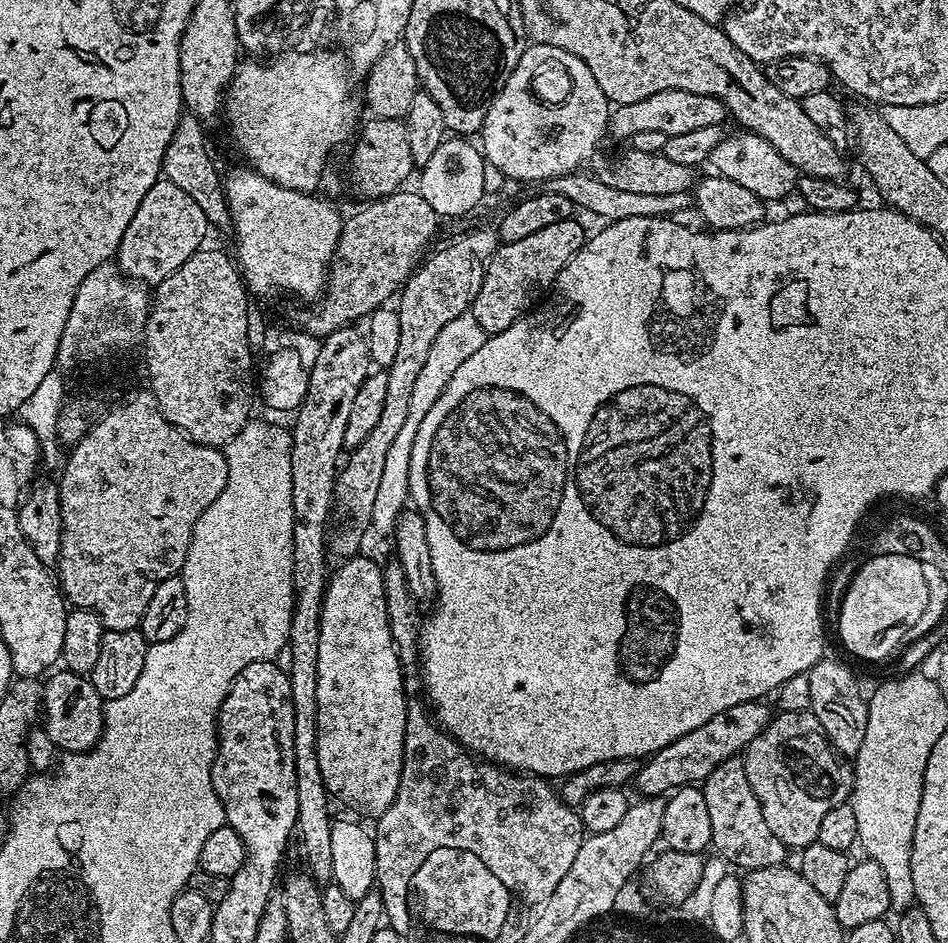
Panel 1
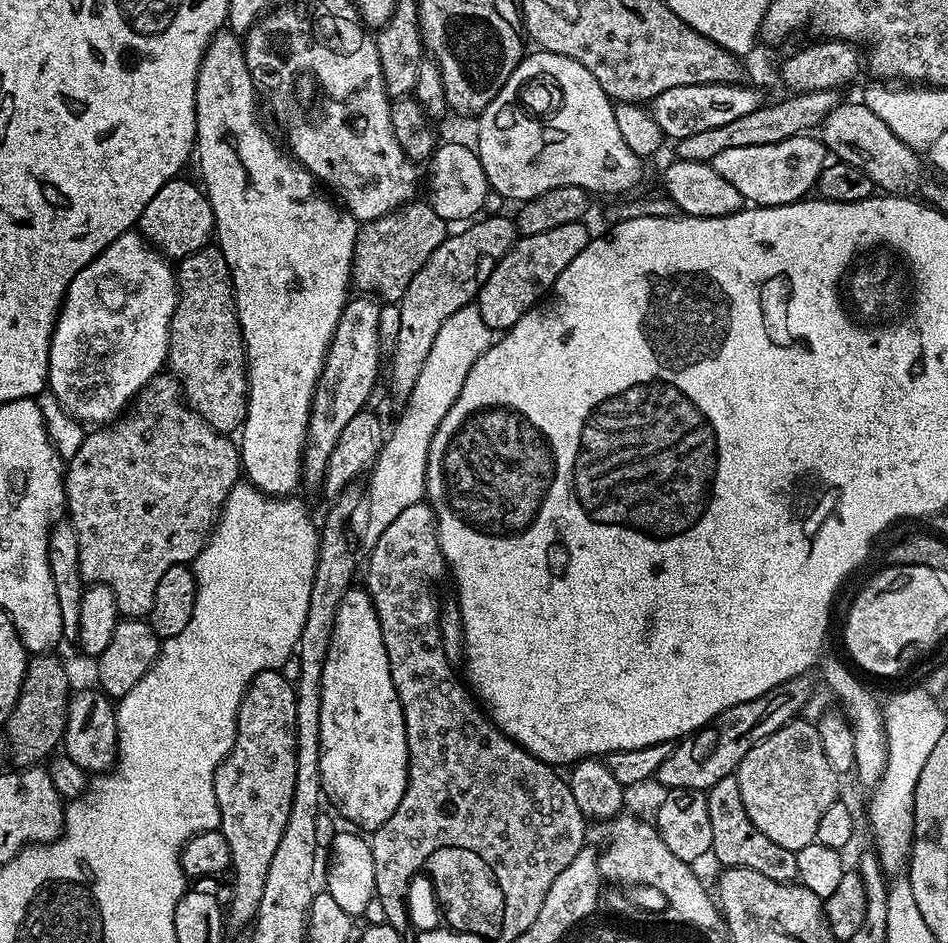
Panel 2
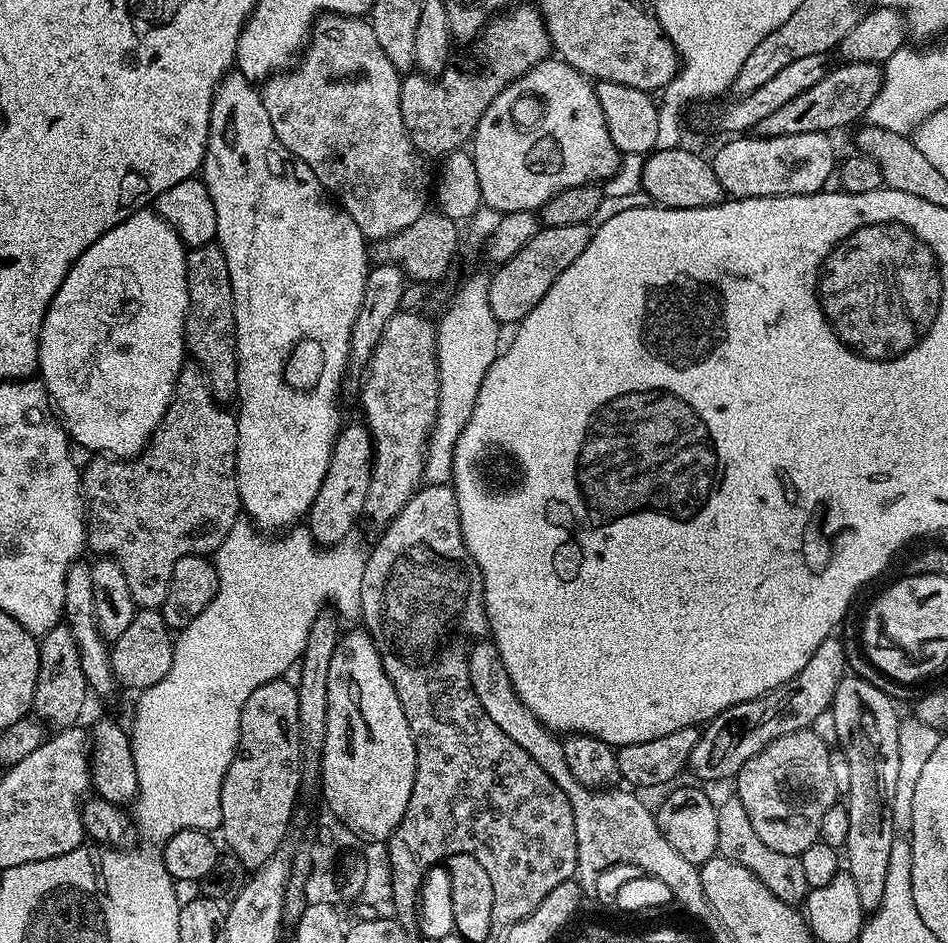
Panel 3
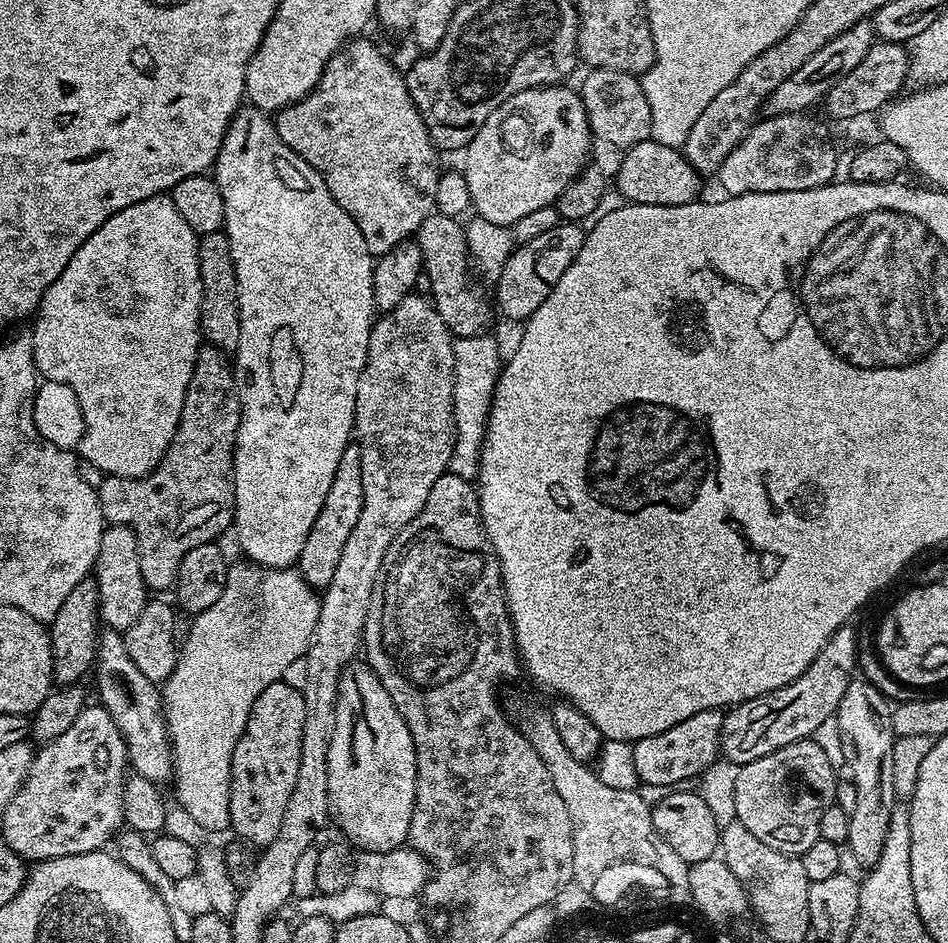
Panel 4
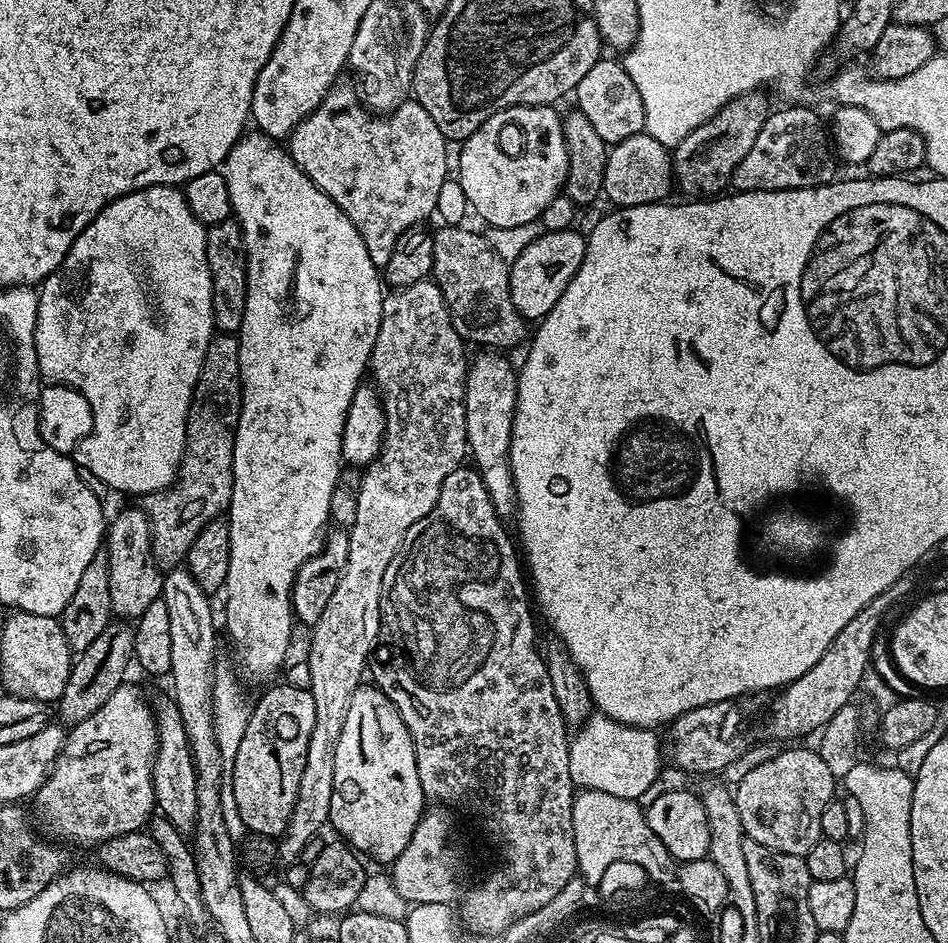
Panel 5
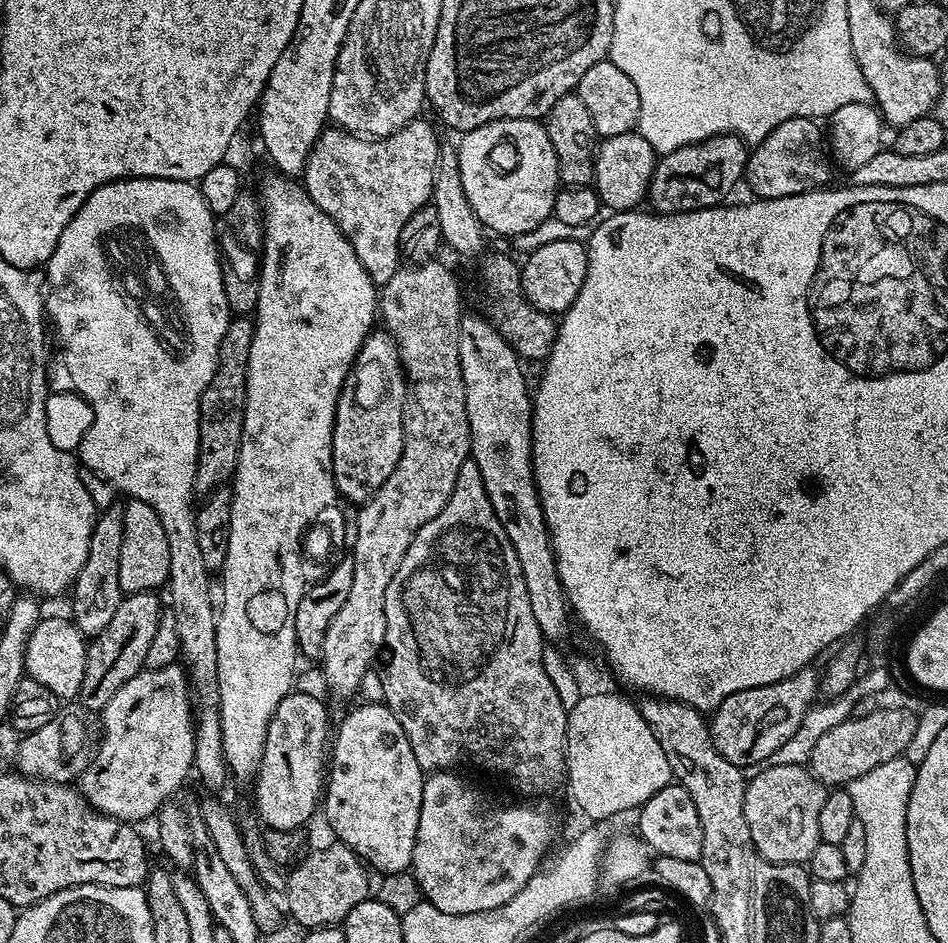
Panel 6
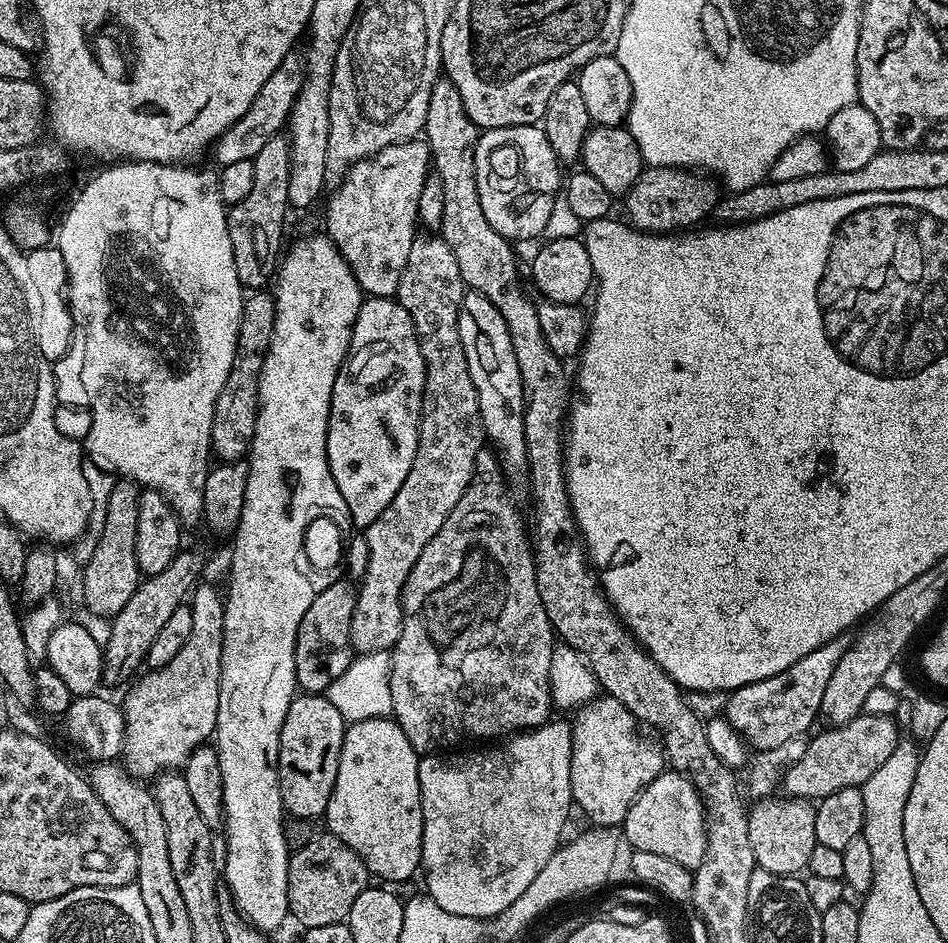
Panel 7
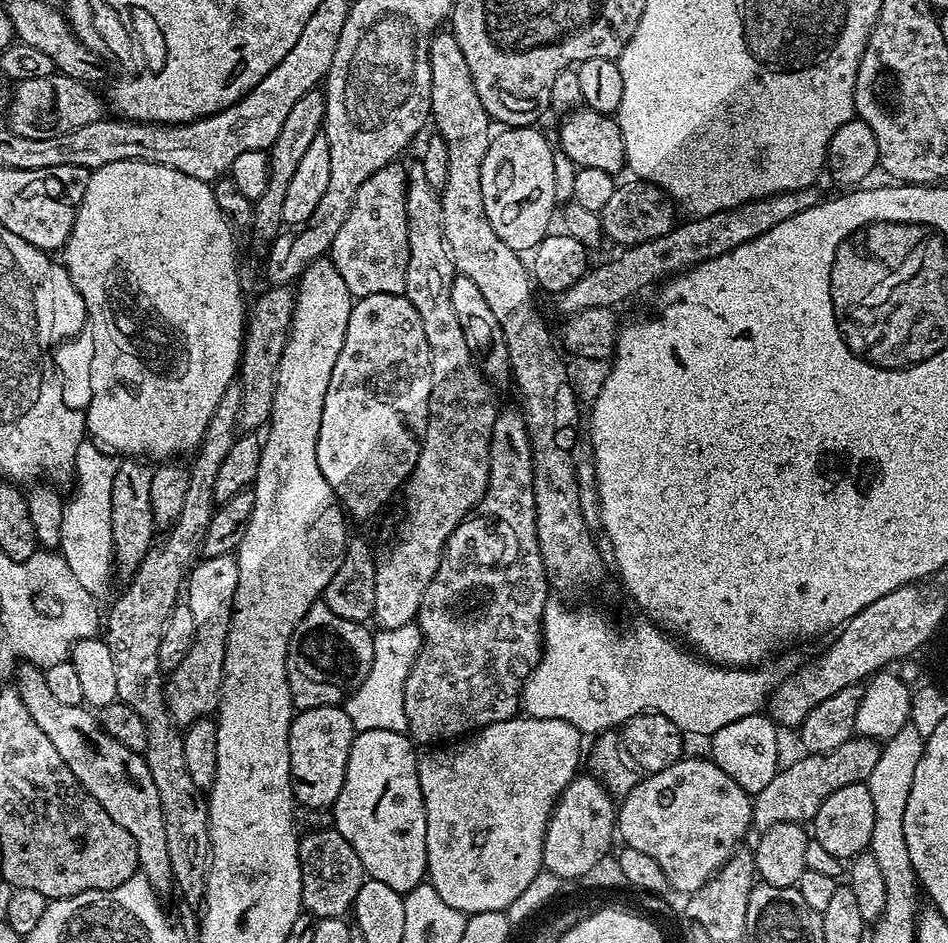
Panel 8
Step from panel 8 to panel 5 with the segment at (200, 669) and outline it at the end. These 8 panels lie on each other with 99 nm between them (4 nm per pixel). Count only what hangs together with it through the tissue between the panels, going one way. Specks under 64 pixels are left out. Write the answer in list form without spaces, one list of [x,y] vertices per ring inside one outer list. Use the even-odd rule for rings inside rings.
[[[123,682],[94,714],[85,721],[71,725],[64,741],[64,749],[60,751],[51,772],[34,797],[34,820],[39,831],[45,837],[65,845],[93,846],[99,846],[115,836],[141,831],[149,823],[153,815],[151,812],[156,808],[156,794],[152,785],[152,760],[156,757],[156,741],[156,714],[151,703],[147,699],[144,701],[143,694],[134,685]]]

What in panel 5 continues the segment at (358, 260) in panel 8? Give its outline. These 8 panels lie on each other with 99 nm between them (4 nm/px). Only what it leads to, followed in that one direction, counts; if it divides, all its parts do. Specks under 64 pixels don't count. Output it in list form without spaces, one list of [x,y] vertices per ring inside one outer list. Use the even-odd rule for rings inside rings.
[[[343,82],[332,85],[332,89],[326,94],[326,98],[322,98],[322,102],[318,107],[292,131],[291,136],[287,137],[286,147],[292,153],[296,165],[311,178],[314,186],[322,189],[340,207],[342,214],[346,214],[346,218],[350,218],[354,222],[358,234],[362,234],[362,242],[366,242],[366,250],[370,250],[370,262],[374,262],[377,270],[383,270],[386,262],[390,262],[390,254],[394,250],[398,238],[406,229],[423,225],[425,223],[424,219],[428,215],[431,217],[435,213],[438,190],[442,190],[442,182],[449,179],[450,176],[450,172],[448,172],[449,141],[445,140],[442,130],[438,130],[438,126],[434,126],[434,118],[430,118],[430,114],[426,114],[426,110],[422,110],[422,106],[416,103],[415,99],[409,98],[405,100],[404,104],[398,106],[395,112],[373,114],[364,107],[359,91],[353,85],[351,88],[350,85],[343,84]]]

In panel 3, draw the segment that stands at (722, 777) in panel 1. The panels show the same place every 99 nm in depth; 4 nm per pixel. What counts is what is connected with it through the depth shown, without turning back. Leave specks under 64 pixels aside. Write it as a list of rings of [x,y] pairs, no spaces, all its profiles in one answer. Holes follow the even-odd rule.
[[[730,799],[717,807],[716,813],[718,814],[719,855],[746,866],[746,870],[750,870],[750,874],[754,874],[758,878],[758,882],[762,882],[762,886],[766,886],[766,890],[770,890],[770,894],[774,894],[774,898],[778,898],[789,906],[799,905],[810,891],[802,871],[800,857],[778,854],[774,850],[770,850],[770,846],[766,846],[766,842],[762,842],[762,838],[758,838],[758,834],[754,834],[754,826],[750,826],[746,806],[742,806],[740,800]]]

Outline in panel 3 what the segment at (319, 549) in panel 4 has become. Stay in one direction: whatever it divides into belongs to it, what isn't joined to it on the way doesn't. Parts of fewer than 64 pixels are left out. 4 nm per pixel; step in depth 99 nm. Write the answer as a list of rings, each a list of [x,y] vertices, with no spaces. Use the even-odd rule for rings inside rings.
[[[345,423],[336,436],[334,450],[330,454],[330,466],[326,470],[326,478],[322,478],[318,498],[314,498],[306,517],[308,532],[317,544],[336,545],[354,531],[357,527],[356,519],[364,516],[364,503],[370,490],[371,477],[372,436],[363,423]]]

